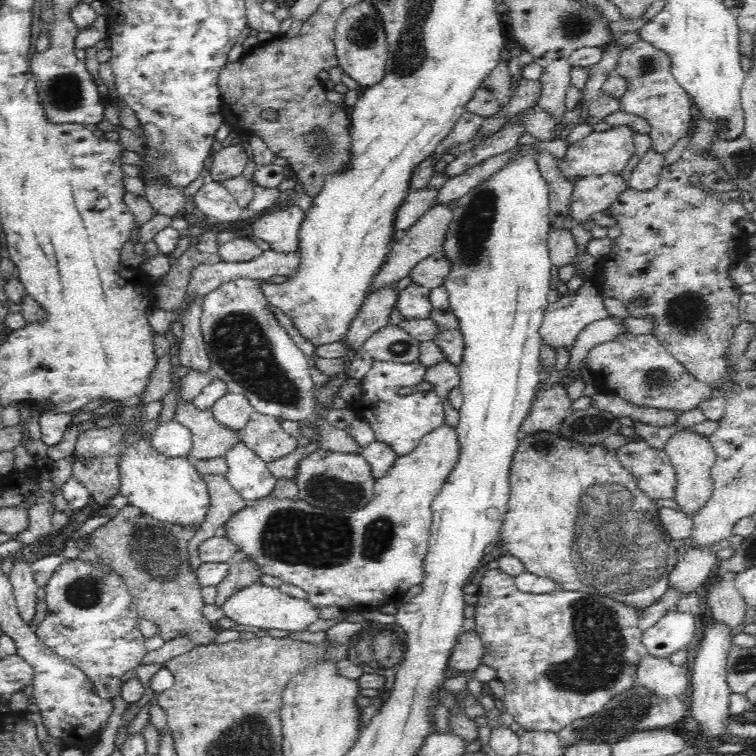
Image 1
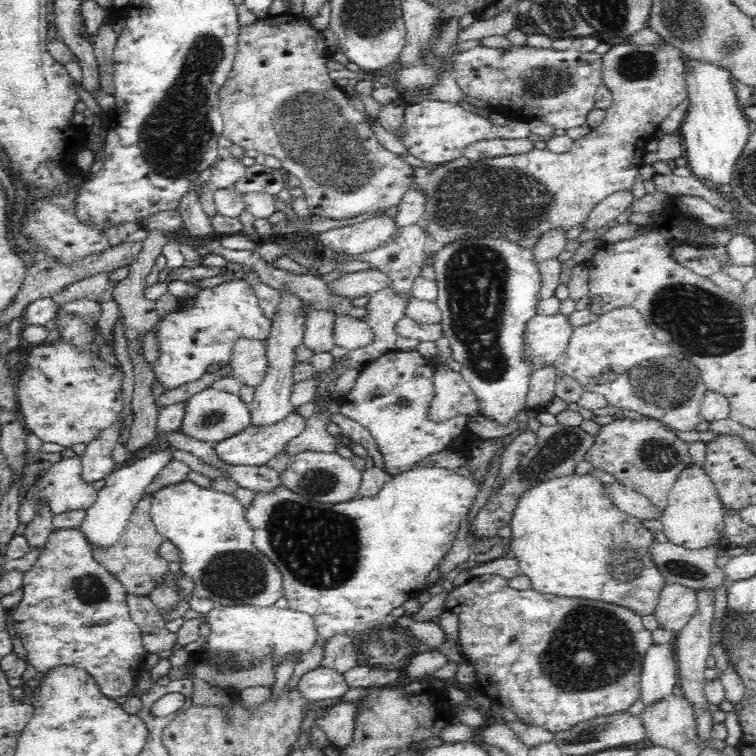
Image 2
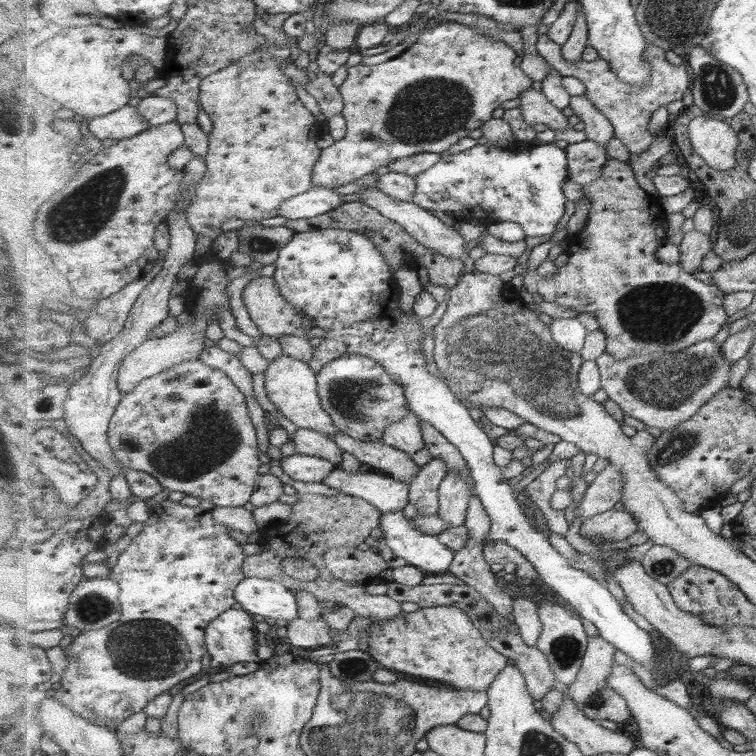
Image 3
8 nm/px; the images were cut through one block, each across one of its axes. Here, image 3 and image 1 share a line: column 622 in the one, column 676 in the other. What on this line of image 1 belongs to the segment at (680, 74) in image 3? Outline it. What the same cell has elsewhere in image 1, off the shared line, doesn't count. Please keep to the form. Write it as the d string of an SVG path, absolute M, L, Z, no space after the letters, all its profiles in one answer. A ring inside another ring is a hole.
M635 41L620 52L617 62L618 75L628 80L628 90L620 97L620 109L642 116L649 122L652 149L667 152L679 139L692 132L694 109L690 93L673 76L669 56L649 44Z

